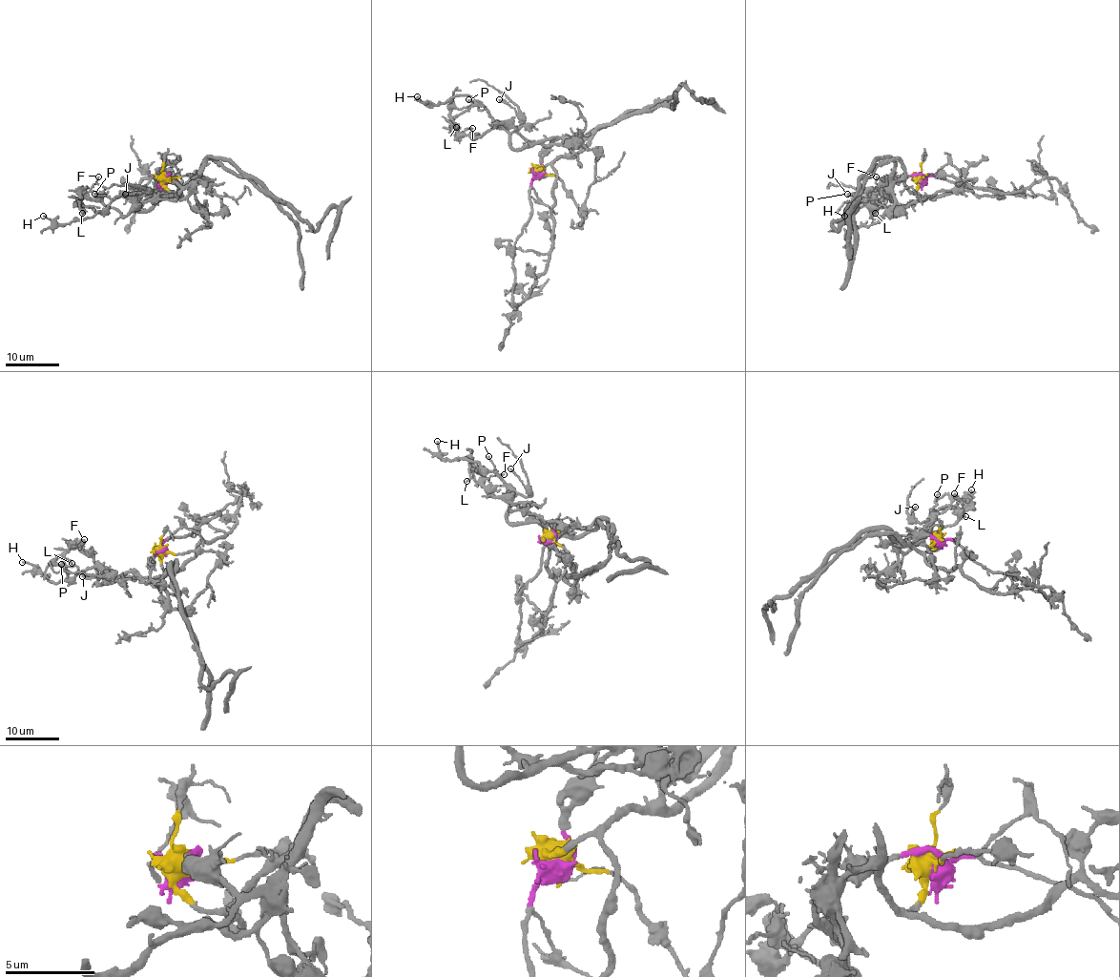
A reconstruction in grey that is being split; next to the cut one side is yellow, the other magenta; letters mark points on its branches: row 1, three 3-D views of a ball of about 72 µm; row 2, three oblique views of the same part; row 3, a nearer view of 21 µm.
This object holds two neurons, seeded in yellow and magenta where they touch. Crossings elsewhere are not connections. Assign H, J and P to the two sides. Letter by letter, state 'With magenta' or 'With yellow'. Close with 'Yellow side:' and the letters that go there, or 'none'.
H: With magenta
J: With magenta
P: With magenta
Yellow side: none

